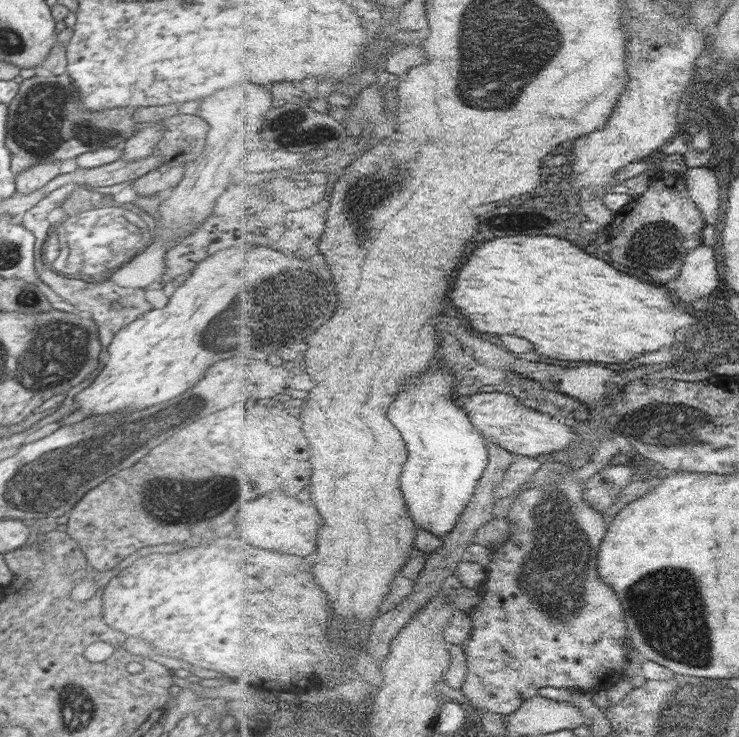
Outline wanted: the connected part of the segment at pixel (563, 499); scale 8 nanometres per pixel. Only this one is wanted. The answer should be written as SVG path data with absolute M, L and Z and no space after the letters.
M547 462L542 465L542 468L535 474L535 487L530 489L530 497L538 501L536 508L534 508L534 516L536 516L536 538L538 540L530 540L530 536L526 536L526 540L514 540L516 538L516 531L512 526L512 536L506 543L499 546L493 552L495 557L490 568L490 580L486 579L484 584L473 588L477 594L482 597L481 603L472 608L470 613L475 619L475 629L471 634L471 638L463 642L463 647L467 652L470 660L470 670L466 684L462 691L467 698L476 706L490 712L495 712L502 715L509 715L521 709L521 706L528 700L541 694L541 690L546 687L566 688L566 689L582 689L586 691L600 692L607 690L616 682L628 679L626 675L626 665L628 664L631 648L629 624L626 622L624 616L624 604L620 600L620 596L616 594L616 590L612 588L608 582L601 577L601 550L604 540L606 540L609 533L609 526L604 520L604 513L600 512L586 497L584 492L584 485L586 480L580 480L577 477L576 469L578 464L565 464L560 462Z

